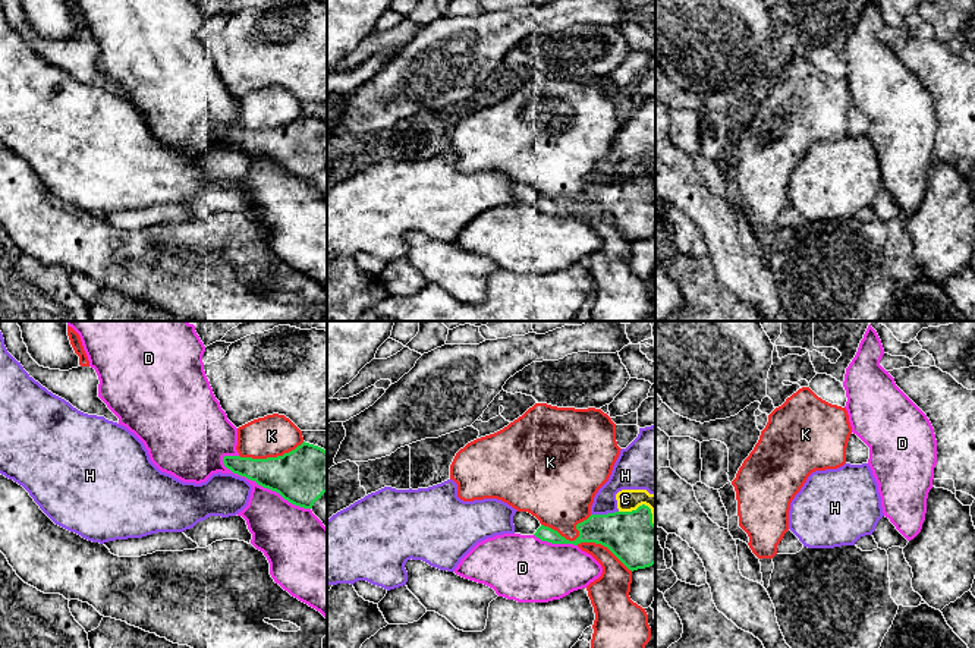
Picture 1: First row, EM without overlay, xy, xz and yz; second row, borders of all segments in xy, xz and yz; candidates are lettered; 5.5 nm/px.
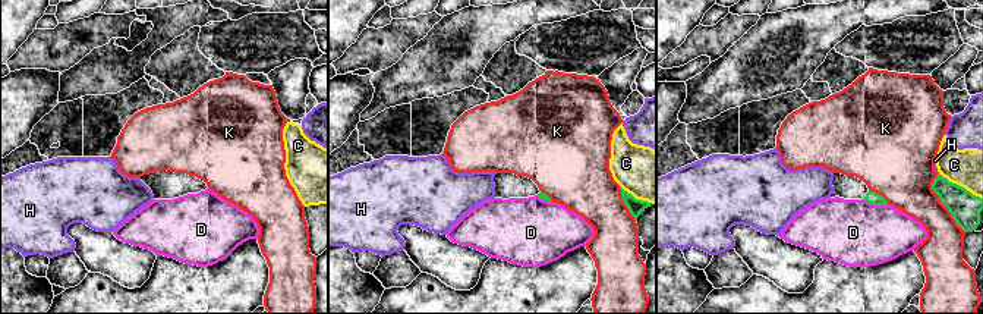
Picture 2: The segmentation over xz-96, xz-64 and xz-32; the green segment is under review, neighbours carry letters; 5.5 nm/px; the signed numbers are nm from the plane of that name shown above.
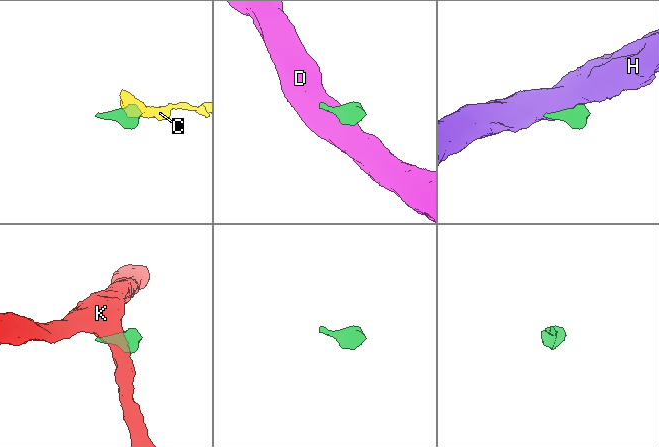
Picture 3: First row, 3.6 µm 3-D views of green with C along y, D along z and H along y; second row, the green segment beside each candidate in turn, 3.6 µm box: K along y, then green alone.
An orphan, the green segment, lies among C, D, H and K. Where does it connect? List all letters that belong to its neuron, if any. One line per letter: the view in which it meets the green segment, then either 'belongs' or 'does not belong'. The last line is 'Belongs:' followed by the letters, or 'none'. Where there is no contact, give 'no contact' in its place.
C: xz | does not belong
D: xy | does not belong
H: xz | does not belong
K: xy | does not belong
Belongs: none

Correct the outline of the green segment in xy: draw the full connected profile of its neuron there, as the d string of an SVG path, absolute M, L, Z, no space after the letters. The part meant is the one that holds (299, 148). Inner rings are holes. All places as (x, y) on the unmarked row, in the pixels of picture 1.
M305 113L283 128L267 130L224 128L223 135L233 145L255 152L303 180L312 180L327 164L327 123Z

